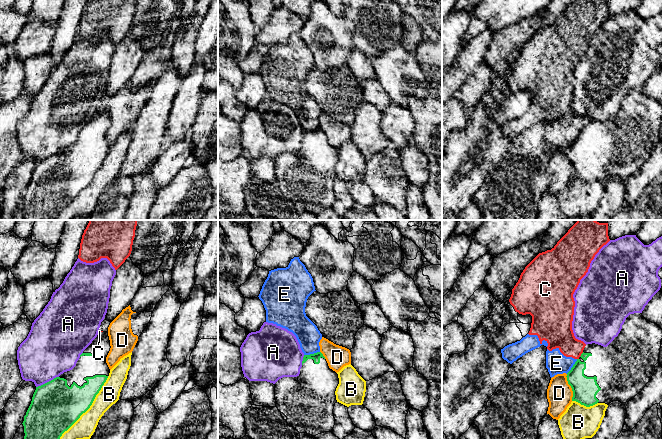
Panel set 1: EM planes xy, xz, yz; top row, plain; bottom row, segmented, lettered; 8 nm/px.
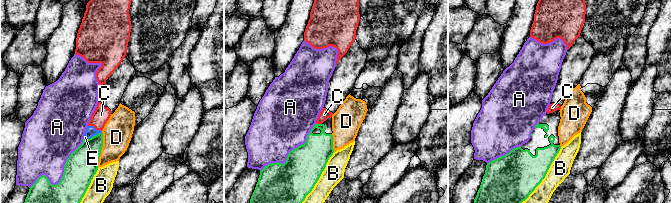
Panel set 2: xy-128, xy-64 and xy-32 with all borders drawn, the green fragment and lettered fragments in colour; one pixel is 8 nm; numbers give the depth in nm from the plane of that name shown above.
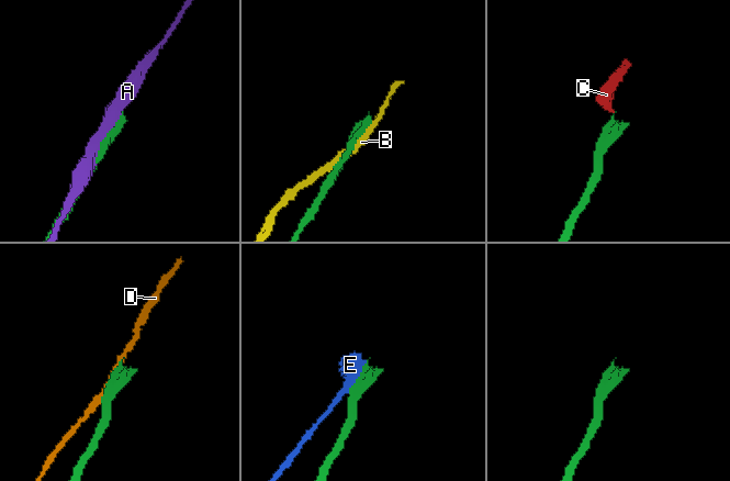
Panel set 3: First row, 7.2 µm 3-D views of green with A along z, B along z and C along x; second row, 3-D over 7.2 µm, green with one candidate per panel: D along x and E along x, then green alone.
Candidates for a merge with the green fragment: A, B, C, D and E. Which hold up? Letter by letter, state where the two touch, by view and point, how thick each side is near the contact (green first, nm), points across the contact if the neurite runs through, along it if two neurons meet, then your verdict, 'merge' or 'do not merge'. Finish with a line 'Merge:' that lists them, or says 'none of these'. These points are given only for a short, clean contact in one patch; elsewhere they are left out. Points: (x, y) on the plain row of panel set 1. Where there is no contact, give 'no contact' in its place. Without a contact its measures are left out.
A: xy (47, 158) | 400/420 nm | do not merge
B: xy (86, 186) | 400/170 nm | do not merge
C: yz (581, 130) | 170/240 nm | along yz (583, 128), (579, 132) | do not merge
D: yz (571, 163) | 200/200 nm | do not merge
E: xz (311, 130) | 70/190 nm | do not merge
Merge: none of these

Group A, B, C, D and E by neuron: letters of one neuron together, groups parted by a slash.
A / B / C E / D

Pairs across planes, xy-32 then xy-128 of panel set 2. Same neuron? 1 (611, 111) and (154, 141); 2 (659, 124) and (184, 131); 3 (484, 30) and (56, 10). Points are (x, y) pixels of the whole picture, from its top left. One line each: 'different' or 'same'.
1: same
2: different
3: different

